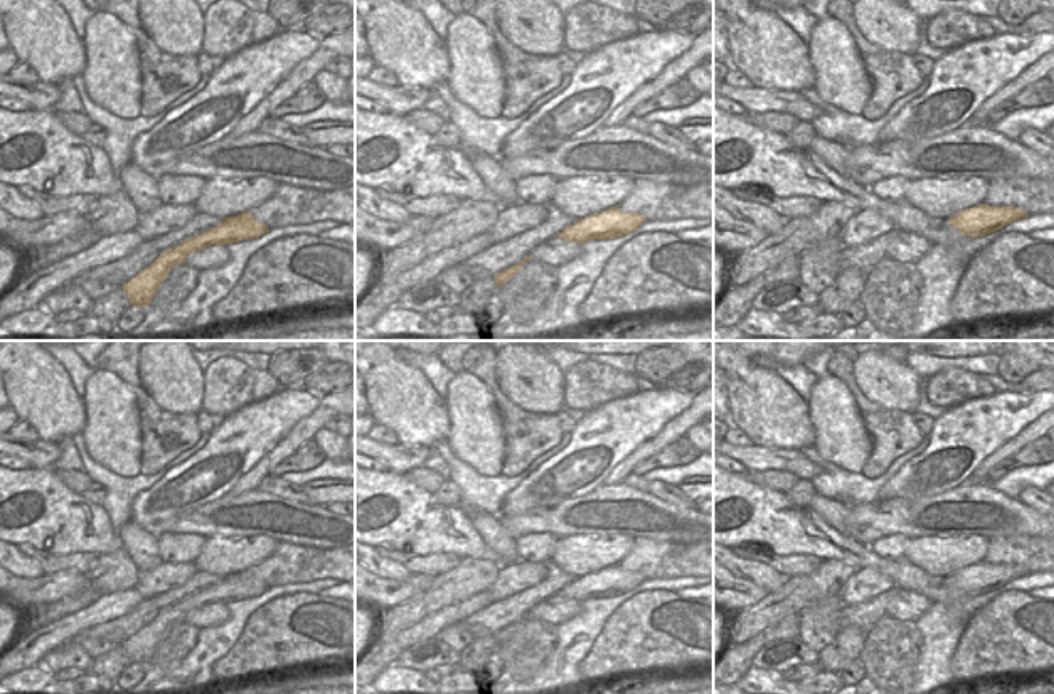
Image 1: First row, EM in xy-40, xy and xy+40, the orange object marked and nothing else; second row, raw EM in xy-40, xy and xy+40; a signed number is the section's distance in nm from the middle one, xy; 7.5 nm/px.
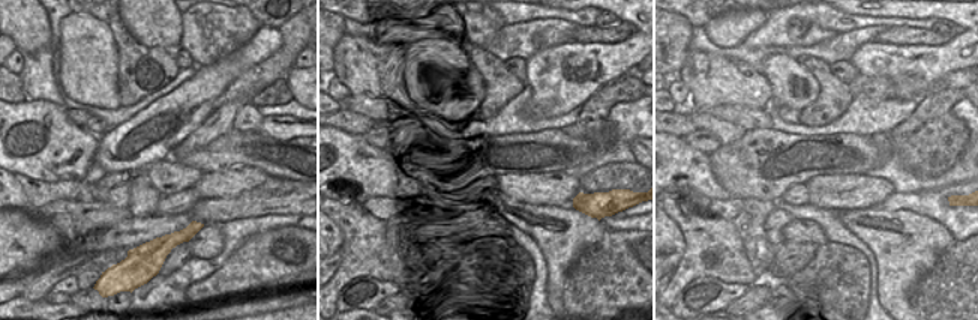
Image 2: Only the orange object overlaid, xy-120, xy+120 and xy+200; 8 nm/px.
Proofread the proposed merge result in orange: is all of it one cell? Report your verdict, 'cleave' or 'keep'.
keep

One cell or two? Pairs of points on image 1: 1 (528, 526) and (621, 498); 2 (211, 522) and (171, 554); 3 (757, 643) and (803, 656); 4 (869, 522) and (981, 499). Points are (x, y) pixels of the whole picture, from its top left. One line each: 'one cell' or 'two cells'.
1: one cell
2: two cells
3: two cells
4: one cell

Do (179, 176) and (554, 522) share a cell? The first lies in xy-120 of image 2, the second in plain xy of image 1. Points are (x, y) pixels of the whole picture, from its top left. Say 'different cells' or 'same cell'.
different cells

